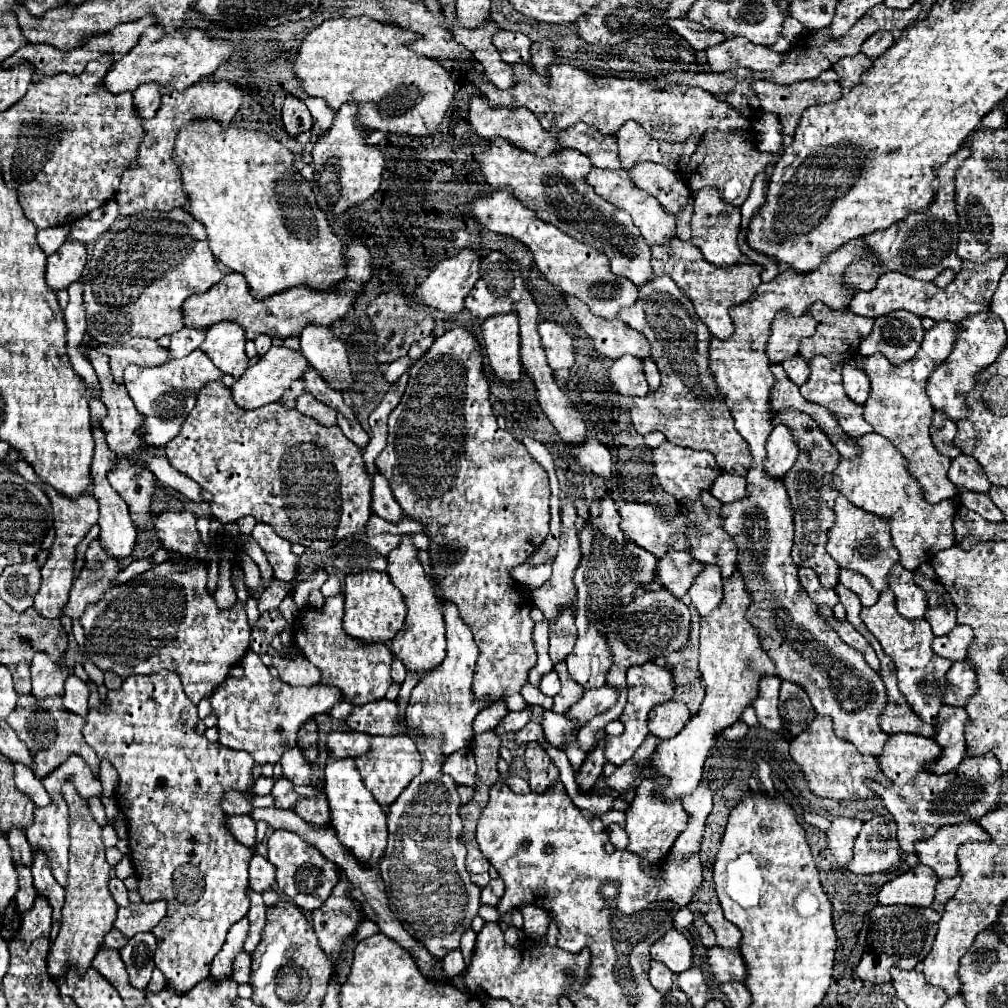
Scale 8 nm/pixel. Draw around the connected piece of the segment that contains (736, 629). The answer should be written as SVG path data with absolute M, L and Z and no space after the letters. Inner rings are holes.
M737 569L729 579L723 581L723 585L725 585L725 597L723 597L721 609L717 609L717 613L709 613L709 617L703 617L703 621L701 621L699 669L701 669L701 675L705 679L705 697L703 697L703 703L701 703L697 715L691 717L689 725L677 737L659 741L657 749L649 757L649 769L653 773L665 777L667 783L661 785L655 777L643 777L641 785L637 787L637 795L635 795L633 803L631 803L631 807L625 811L625 817L627 817L625 819L625 831L629 835L627 849L637 853L647 867L655 867L655 863L659 863L665 857L665 853L669 851L669 847L673 845L677 835L687 829L689 815L685 813L681 799L683 799L683 795L691 795L697 789L697 785L701 781L701 771L703 771L705 757L713 749L713 745L717 743L721 731L731 727L735 721L739 721L741 713L745 711L745 707L749 707L759 697L759 681L765 675L775 675L775 663L771 661L771 657L763 649L763 637L761 637L759 629L753 627L749 623L747 615L745 615L749 611L751 603L753 603L753 597L745 589L743 573Z

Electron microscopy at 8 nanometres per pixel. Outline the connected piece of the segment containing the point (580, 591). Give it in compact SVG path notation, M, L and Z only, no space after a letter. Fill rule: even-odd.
M603 497L597 503L599 503L599 515L585 519L581 523L581 527L579 527L581 563L579 563L579 567L575 571L575 577L573 577L575 589L577 589L577 599L575 599L575 603L577 603L577 609L575 609L577 643L575 643L573 651L565 659L571 679L577 681L585 689L599 689L599 687L603 687L607 683L607 673L609 673L609 669L613 665L611 647L607 645L607 637L601 631L603 629L603 621L605 621L605 611L601 607L603 605L619 605L625 599L633 599L633 595L635 595L637 589L643 589L645 585L649 585L657 577L657 557L651 555L649 551L645 551L643 547L637 547L635 543L631 543L623 535L623 529L619 527L619 511L615 507L615 501L611 497Z

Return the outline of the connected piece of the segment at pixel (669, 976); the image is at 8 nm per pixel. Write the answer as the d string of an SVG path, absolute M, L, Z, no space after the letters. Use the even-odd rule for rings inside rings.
M651 961L649 981L651 981L651 985L653 985L659 993L667 993L669 987L673 985L673 973L671 973L671 971L667 969L667 965L663 965L661 961Z

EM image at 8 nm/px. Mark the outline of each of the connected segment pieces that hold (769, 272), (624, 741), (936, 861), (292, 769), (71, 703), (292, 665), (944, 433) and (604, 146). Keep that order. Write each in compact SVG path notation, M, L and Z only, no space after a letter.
M759 251L745 253L745 255L747 255L753 263L757 263L757 265L763 265L763 267L765 267L765 269L763 269L763 273L761 273L761 281L769 283L769 281L777 279L777 275L779 275L779 263L777 263L773 257L763 255L763 253L759 253Z
M649 661L645 665L631 667L627 671L627 705L625 705L625 711L621 715L621 721L625 725L625 733L619 735L619 737L609 737L609 745L605 745L607 761L611 761L615 765L623 765L627 759L631 759L635 749L649 735L649 729L647 729L647 715L649 715L649 711L655 705L669 701L673 697L673 689L675 689L675 683L673 683L671 671L657 667L653 661Z
M979 823L943 825L931 839L917 843L917 857L939 877L953 877L959 871L957 849L965 841L989 841L989 833Z
M295 745L283 753L281 765L283 765L285 777L289 777L295 785L317 785L313 781L313 765L305 759L299 745Z
M69 675L69 679L65 681L65 693L63 693L63 705L65 709L79 713L79 715L87 715L89 711L89 687L85 681L81 681L75 675Z
M273 657L272 665L278 670L281 681L285 681L293 687L321 683L321 671L309 661L291 661Z
M935 411L933 423L931 423L931 437L933 437L935 447L951 459L961 455L961 449L955 447L955 443L953 443L955 433L957 433L957 427L953 425L953 421L945 421L945 417L941 417L941 413Z
M577 123L569 129L565 129L559 137L561 145L579 149L581 153L589 155L595 167L601 169L619 169L619 153L617 153L617 137L615 135L603 135L595 127L587 123Z

